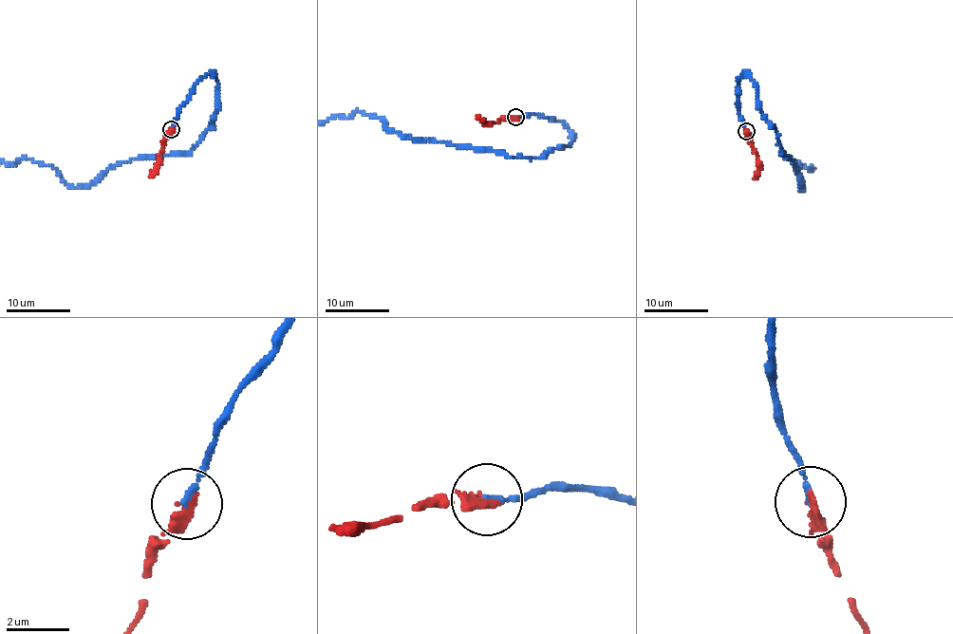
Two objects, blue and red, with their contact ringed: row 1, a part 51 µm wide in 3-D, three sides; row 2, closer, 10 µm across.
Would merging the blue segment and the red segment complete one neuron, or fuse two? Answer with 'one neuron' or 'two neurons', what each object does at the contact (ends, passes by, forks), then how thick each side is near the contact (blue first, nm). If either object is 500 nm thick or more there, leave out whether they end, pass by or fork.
one neuron; blue ends there; red ends there; 150 nm thick on the blue side, 360 nm on the other

